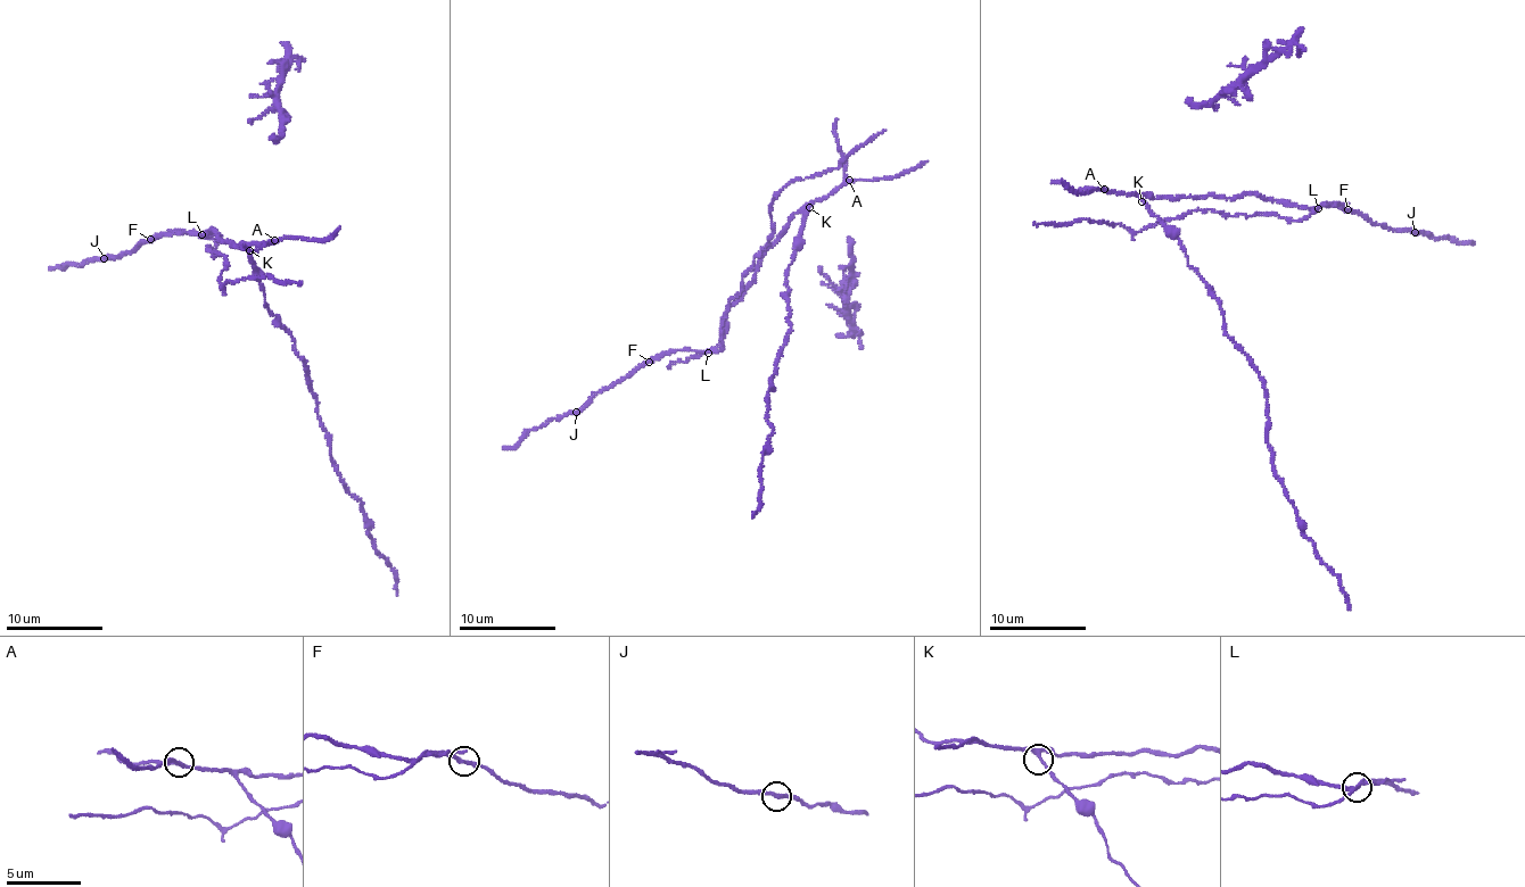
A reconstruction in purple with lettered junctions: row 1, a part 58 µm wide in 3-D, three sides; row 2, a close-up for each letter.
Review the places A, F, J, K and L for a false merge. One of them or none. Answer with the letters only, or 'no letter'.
L

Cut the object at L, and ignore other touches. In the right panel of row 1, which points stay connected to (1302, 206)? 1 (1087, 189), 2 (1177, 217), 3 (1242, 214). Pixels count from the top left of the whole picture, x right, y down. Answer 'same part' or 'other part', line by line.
1: same part
2: other part
3: other part

